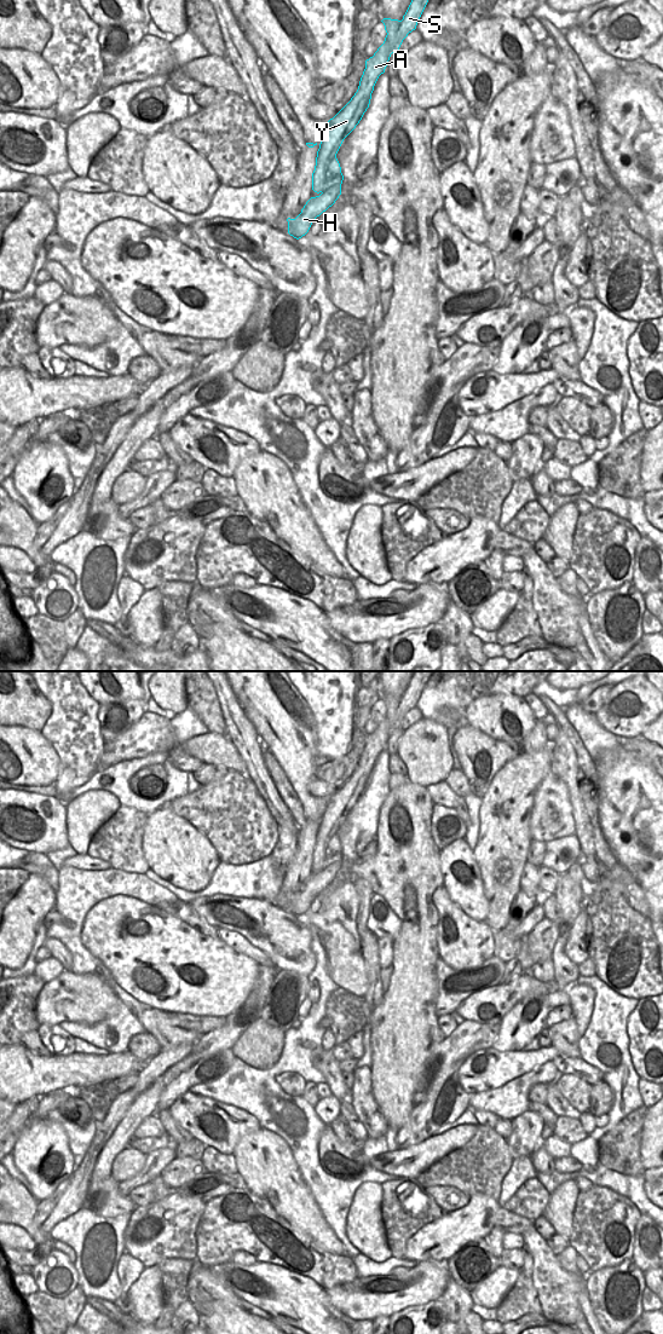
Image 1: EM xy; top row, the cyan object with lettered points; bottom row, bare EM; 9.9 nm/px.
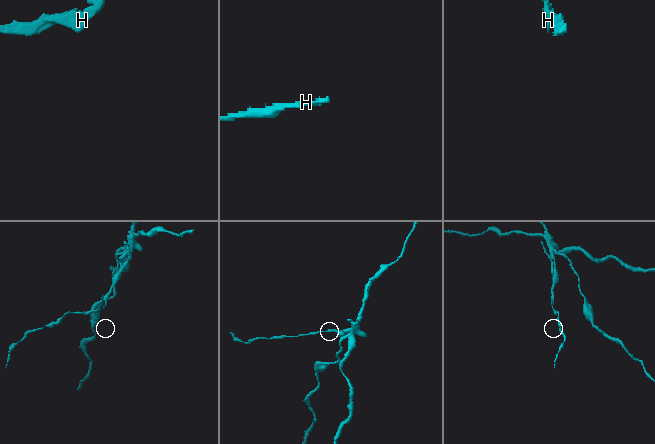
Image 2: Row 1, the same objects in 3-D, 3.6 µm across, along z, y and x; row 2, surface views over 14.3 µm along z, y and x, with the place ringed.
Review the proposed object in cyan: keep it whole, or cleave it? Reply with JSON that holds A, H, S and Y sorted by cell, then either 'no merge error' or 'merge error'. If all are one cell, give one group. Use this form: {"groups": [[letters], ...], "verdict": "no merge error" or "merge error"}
{"groups": [["A", "Y"], ["H", "S"]], "verdict": "merge error"}

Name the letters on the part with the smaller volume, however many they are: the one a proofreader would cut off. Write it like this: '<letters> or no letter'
H, S

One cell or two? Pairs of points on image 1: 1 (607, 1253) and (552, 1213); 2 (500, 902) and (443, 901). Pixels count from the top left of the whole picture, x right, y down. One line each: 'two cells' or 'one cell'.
1: two cells
2: two cells

